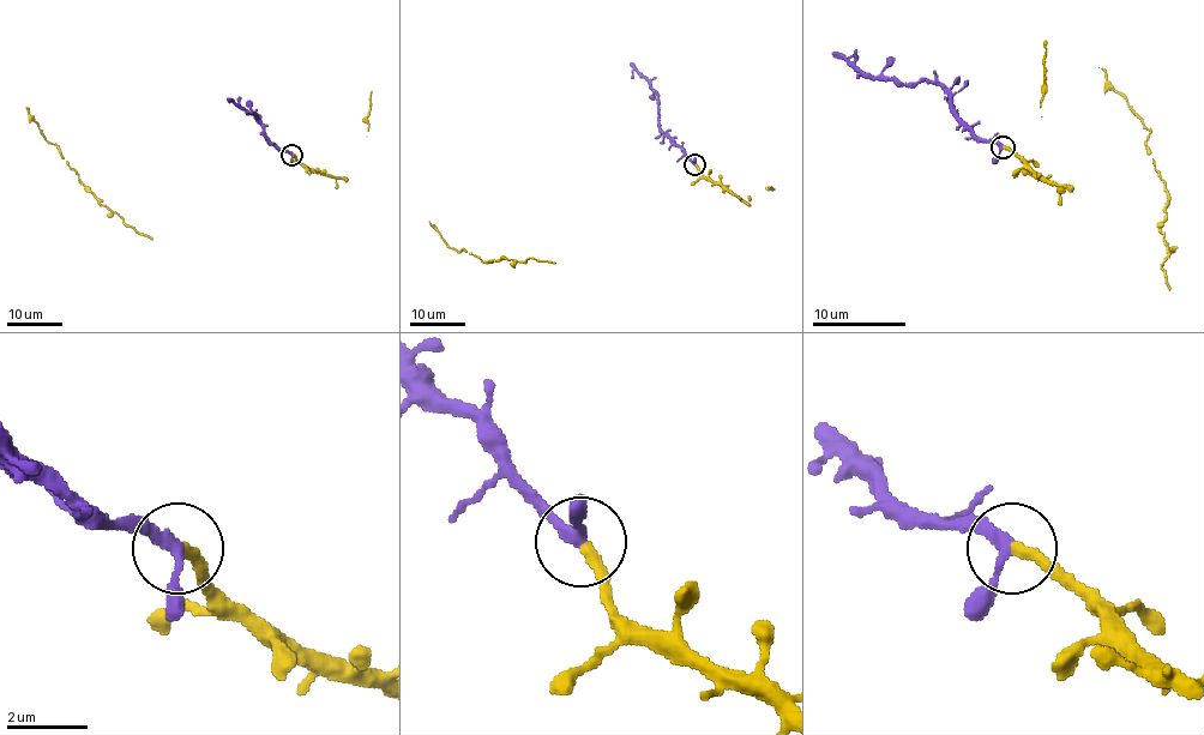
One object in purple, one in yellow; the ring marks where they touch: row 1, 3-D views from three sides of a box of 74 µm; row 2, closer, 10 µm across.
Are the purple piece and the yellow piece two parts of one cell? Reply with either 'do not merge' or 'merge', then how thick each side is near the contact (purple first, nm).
merge; calibres 280 and 280 nm

